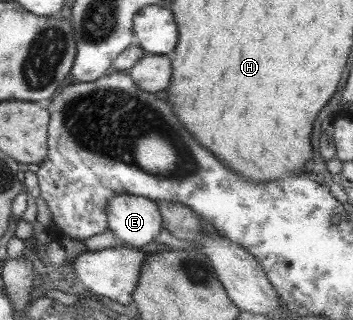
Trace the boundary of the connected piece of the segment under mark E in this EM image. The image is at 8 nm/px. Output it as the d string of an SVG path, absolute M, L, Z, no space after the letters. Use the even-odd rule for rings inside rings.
M115 195L105 205L107 229L117 241L140 249L158 238L161 215L157 203L142 196Z

